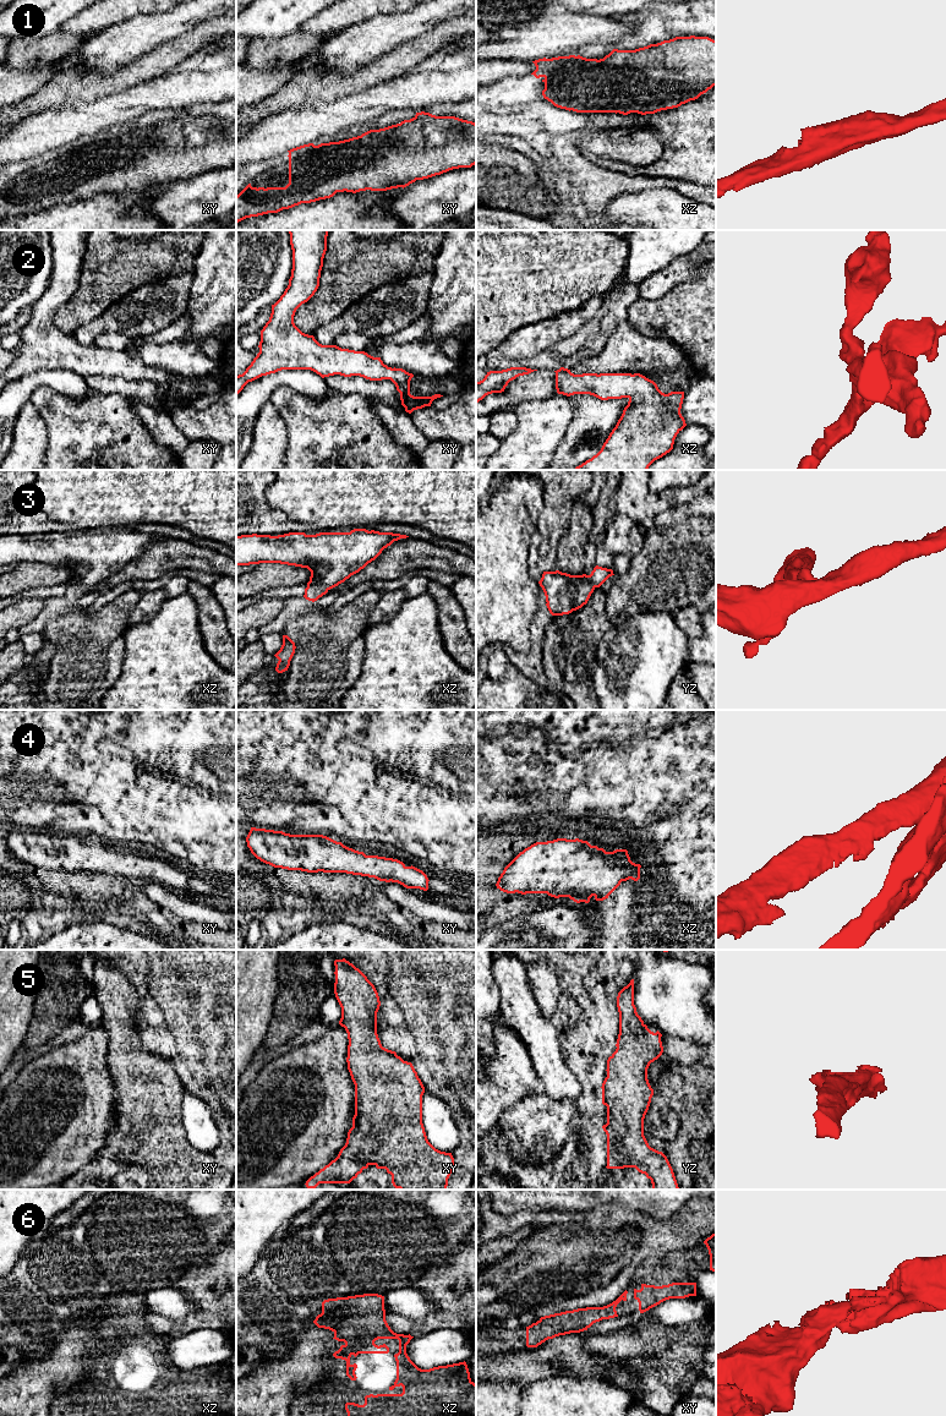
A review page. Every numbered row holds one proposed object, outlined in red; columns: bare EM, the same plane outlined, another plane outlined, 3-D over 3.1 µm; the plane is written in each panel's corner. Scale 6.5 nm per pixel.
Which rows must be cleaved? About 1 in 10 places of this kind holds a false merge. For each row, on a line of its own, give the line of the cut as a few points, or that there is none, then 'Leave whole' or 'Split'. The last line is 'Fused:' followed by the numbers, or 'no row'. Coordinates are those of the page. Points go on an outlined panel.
1: No split. Leave whole
2: No split. Leave whole
3: No split. Leave whole
4: No split. Leave whole
5: No split. Leave whole
6: No split. Leave whole
Fused: no row

